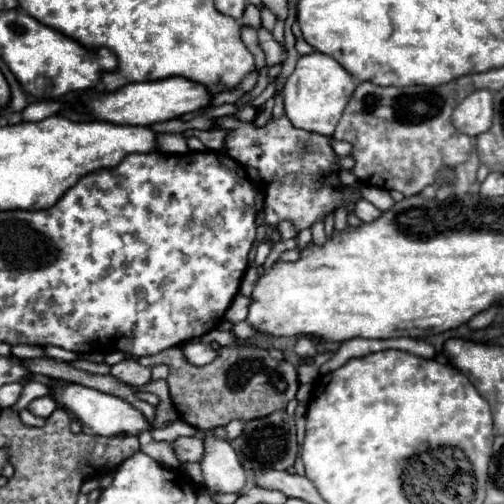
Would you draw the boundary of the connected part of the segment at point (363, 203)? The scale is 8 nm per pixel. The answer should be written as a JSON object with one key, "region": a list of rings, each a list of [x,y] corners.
{"region":[[[360,199],[360,201],[356,203],[354,215],[358,215],[364,223],[370,223],[370,221],[376,221],[376,219],[382,215],[382,211],[380,211],[378,207],[374,207],[372,203],[368,203],[366,199]]]}

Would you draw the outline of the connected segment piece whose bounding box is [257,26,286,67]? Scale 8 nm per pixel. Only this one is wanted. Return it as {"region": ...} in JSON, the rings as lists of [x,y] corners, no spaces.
{"region":[[[263,26],[257,30],[257,34],[258,43],[260,43],[260,47],[262,47],[264,55],[266,55],[266,67],[274,67],[274,65],[284,63],[286,61],[286,49],[284,49],[284,45],[278,43],[272,33],[265,30]]]}

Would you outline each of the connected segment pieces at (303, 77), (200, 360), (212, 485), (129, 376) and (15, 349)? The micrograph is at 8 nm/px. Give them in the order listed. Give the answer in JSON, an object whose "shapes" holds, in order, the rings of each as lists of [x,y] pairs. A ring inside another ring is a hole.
{"shapes":[[[[310,53],[298,59],[296,69],[286,79],[284,85],[284,113],[298,129],[314,131],[320,135],[332,135],[342,111],[346,107],[346,101],[354,93],[354,83],[350,73],[334,61],[330,55],[324,53]]],[[[190,341],[182,347],[184,357],[192,363],[192,365],[208,365],[210,361],[214,361],[218,357],[218,351],[212,349],[210,343],[202,343],[202,341]]],[[[212,431],[204,439],[206,455],[202,459],[202,473],[206,487],[214,493],[242,493],[246,487],[246,471],[228,441],[214,439]]],[[[126,359],[112,365],[110,375],[128,385],[144,385],[150,381],[150,371],[152,371],[150,367],[140,365],[136,359]]],[[[12,345],[11,354],[19,359],[31,359],[45,357],[45,353],[42,347],[32,345]]]]}

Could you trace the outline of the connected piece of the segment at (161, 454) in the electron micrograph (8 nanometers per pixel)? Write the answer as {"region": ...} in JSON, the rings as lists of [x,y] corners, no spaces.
{"region":[[[142,433],[138,439],[140,439],[140,449],[152,459],[156,459],[160,465],[168,469],[180,469],[182,461],[178,461],[178,455],[174,453],[174,445],[170,441],[154,441],[150,433]]]}

